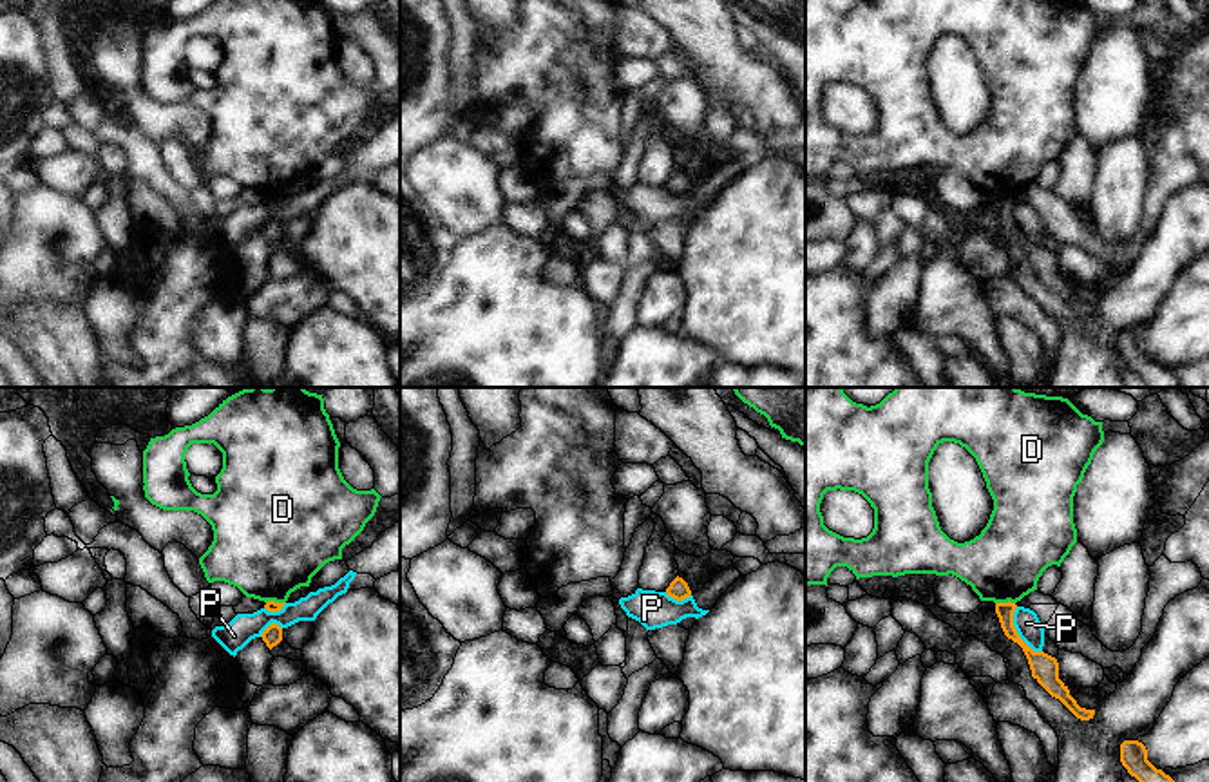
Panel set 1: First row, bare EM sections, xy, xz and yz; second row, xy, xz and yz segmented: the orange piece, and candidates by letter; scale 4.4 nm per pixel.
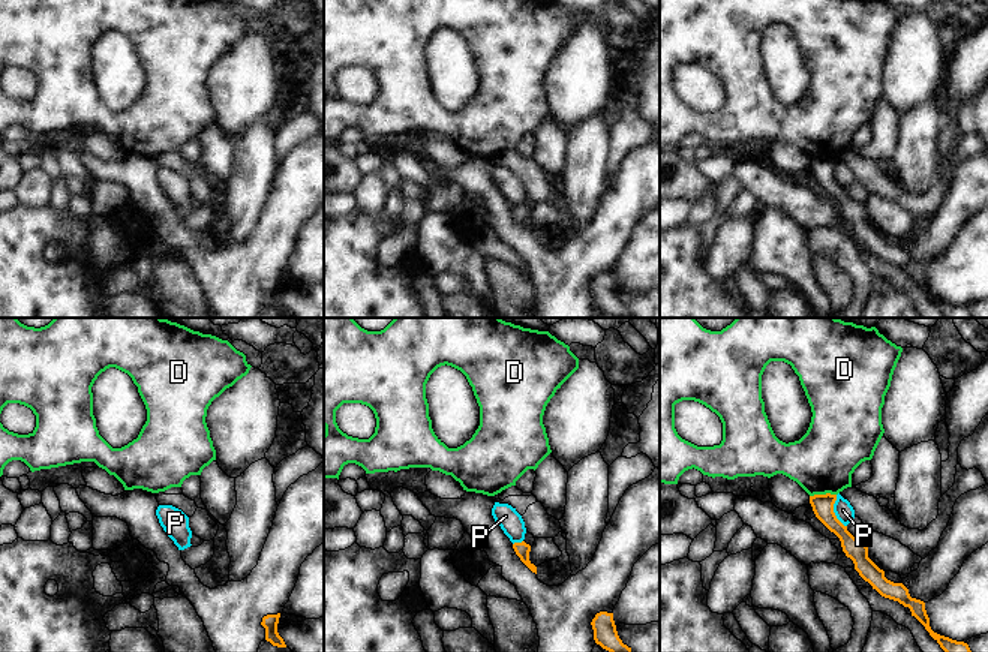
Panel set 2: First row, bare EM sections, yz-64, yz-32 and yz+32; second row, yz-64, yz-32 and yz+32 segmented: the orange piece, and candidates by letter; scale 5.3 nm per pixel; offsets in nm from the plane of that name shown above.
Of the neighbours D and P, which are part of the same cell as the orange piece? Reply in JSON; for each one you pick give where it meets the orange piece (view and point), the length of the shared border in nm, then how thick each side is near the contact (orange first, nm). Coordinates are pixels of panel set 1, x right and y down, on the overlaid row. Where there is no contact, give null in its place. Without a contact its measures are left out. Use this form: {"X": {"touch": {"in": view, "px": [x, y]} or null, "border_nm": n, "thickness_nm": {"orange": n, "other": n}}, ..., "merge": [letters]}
{"merge": []}

